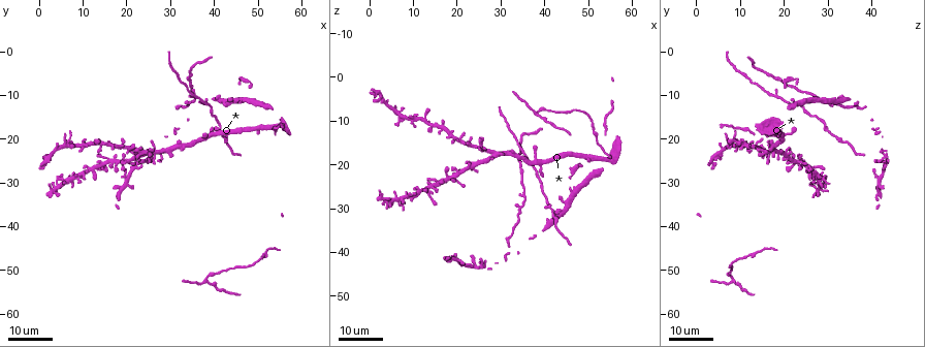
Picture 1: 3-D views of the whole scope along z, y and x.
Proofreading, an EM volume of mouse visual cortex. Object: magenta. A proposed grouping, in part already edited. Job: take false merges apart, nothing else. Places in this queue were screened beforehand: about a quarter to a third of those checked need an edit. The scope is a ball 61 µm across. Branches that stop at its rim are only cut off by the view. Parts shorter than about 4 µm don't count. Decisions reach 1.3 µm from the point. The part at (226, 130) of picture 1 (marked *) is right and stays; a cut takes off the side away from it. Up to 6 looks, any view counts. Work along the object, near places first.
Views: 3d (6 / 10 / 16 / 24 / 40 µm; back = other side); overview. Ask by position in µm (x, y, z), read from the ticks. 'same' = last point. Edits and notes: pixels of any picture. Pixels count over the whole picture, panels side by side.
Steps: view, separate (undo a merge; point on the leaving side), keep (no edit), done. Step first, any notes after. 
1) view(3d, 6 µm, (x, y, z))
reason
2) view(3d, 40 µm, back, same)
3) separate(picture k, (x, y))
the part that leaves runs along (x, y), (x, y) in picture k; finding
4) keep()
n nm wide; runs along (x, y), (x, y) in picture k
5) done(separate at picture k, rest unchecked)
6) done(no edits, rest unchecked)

view(3d, 16 µm, (35.5, 10.0, 18.5))
branch point

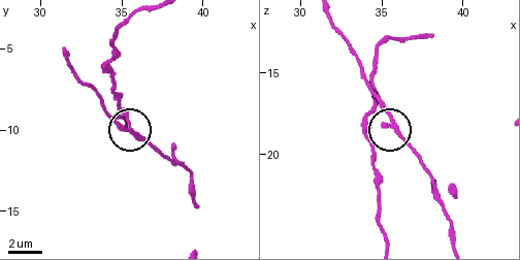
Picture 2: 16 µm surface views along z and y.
view(3d, 6 µm, (35.8, 9.9, 18.2))
zoom in

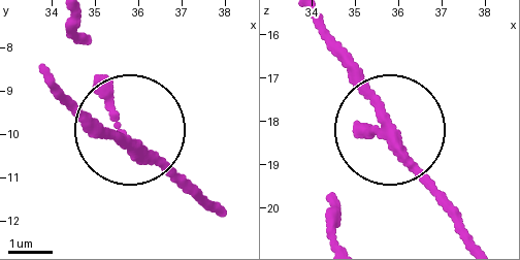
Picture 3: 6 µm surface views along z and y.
view(3d, 6 µm, back, (35.70, 10.05, 18.20))

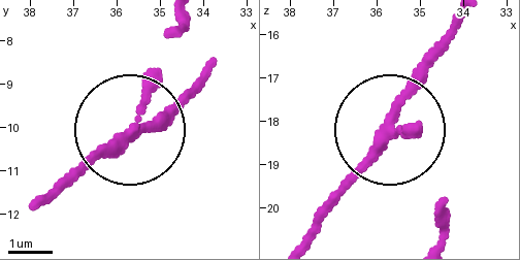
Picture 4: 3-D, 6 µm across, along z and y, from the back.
keep()
continuous, no second neuron

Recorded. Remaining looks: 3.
view(3d, 24 µm, (39.5, 18.5, 20.5))

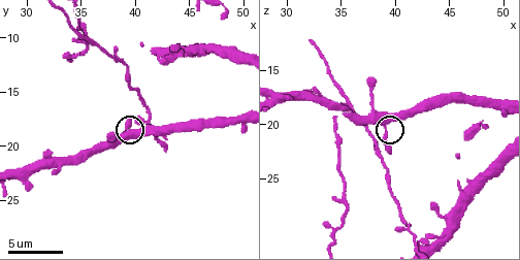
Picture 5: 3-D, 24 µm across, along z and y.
view(3d, 10 µm, same)
closer look

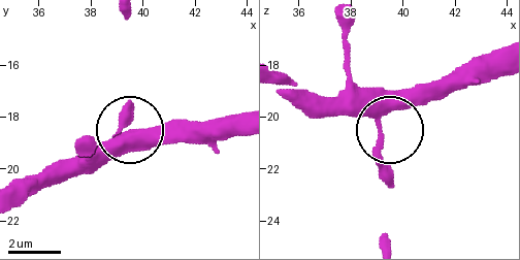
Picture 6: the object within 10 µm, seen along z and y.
keep()
side arm 50 µm; continuous, no second neuron

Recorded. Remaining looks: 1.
done(no edits, rest unchecked)

